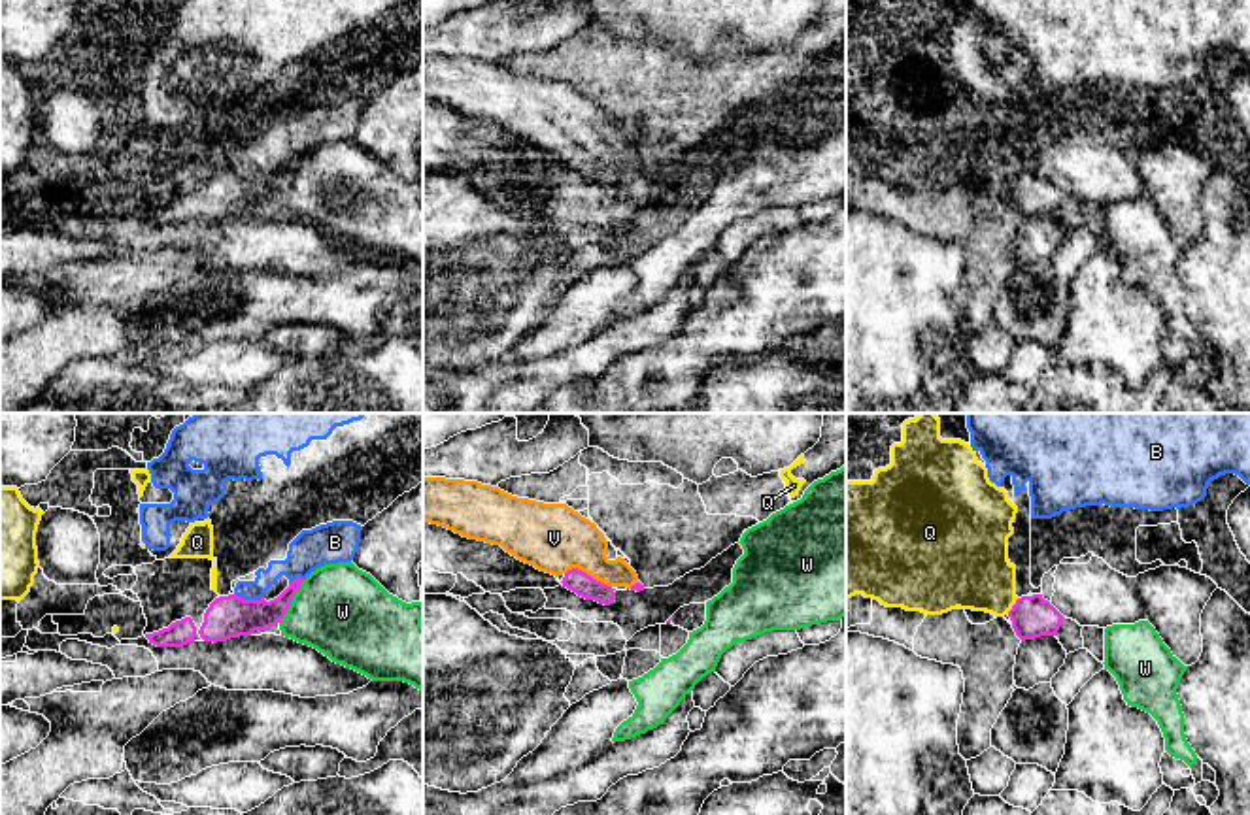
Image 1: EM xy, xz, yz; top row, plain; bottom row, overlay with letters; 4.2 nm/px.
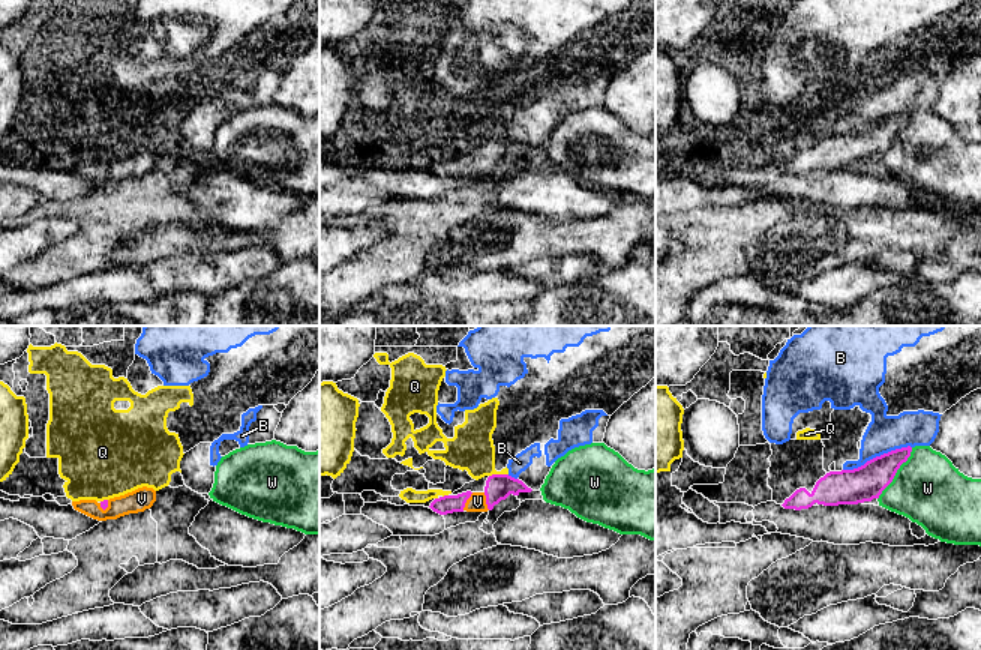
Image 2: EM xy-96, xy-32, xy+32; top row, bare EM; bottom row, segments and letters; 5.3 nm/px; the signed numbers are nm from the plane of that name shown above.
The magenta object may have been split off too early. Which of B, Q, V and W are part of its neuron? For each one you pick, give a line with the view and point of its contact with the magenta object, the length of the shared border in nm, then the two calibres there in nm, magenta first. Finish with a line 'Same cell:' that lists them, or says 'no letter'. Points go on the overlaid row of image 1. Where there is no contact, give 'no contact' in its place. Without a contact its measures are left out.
V: xz (586, 574) | 220 nm | 100/300 nm
Same cell: V

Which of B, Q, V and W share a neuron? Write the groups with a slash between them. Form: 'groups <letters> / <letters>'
groups B / Q / V / W

